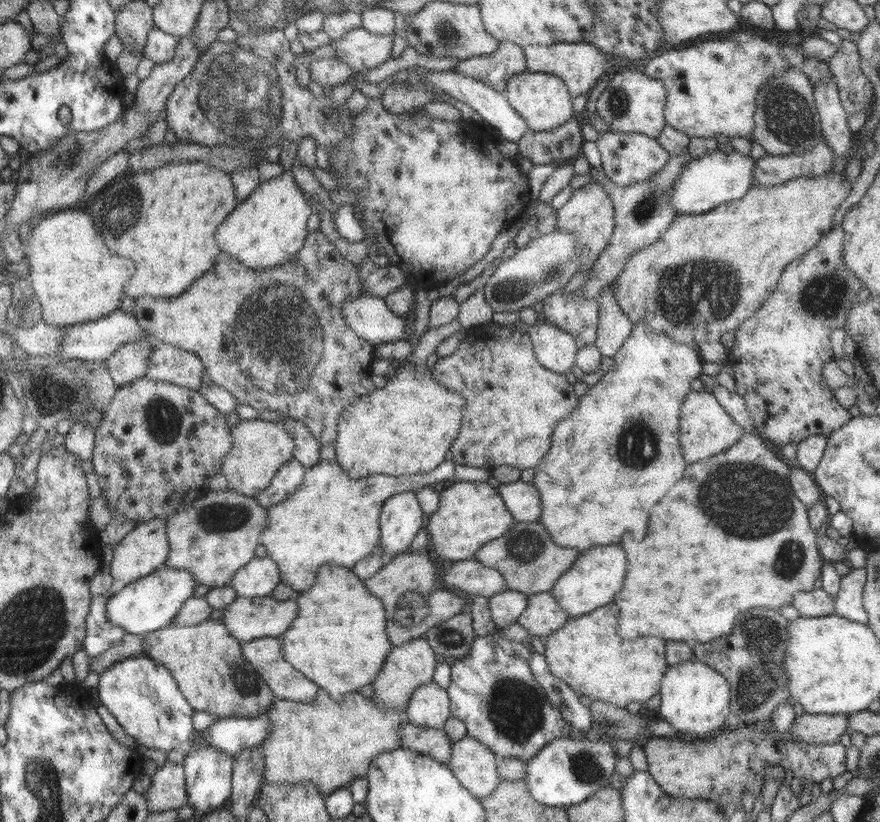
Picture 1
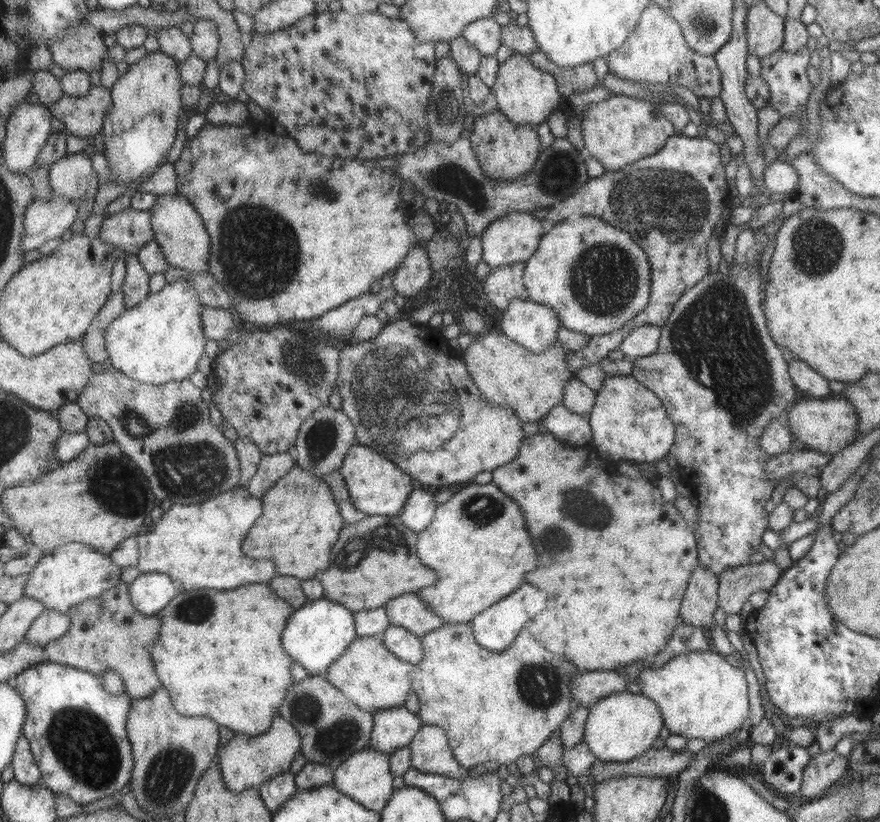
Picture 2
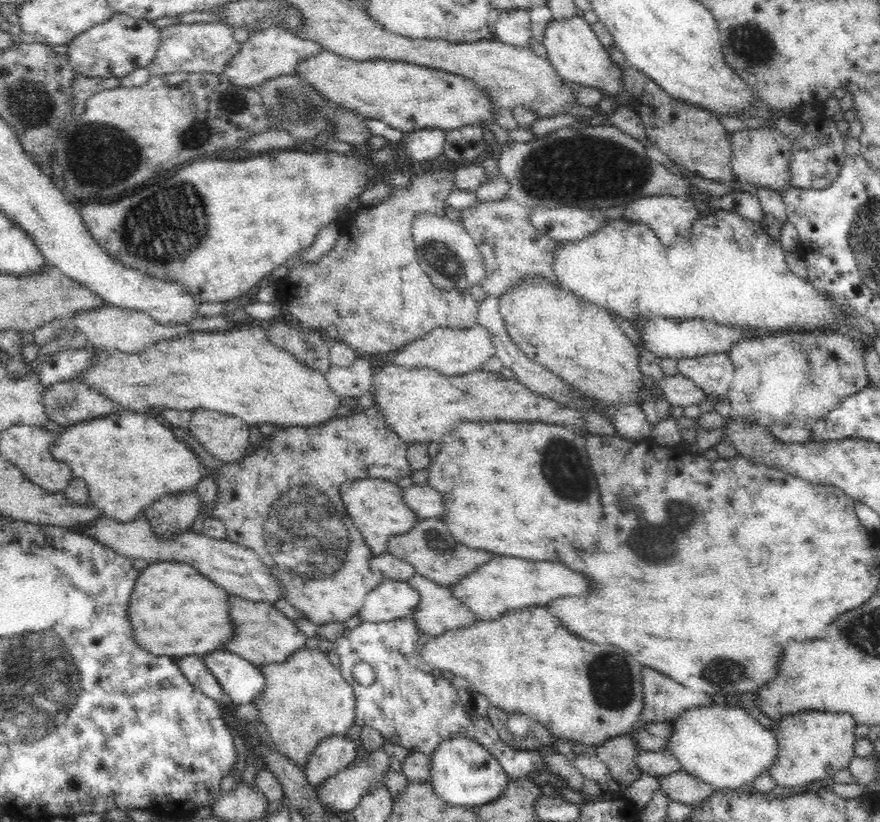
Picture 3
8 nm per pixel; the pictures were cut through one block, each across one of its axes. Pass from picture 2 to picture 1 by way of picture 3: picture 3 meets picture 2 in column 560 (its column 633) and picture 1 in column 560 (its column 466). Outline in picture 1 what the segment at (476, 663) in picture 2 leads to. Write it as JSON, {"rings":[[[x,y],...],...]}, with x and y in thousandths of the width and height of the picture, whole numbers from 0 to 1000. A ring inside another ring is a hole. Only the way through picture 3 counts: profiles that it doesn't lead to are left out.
{"rings":[[[693,734],[658,751],[648,752],[636,765],[625,770],[620,779],[620,800],[623,813],[627,820],[639,826],[648,837],[651,837],[658,847],[666,847],[673,853],[684,853],[705,861],[710,861],[717,854],[726,854],[732,858],[743,844],[748,844],[750,827],[760,813],[757,804],[757,788],[752,776],[720,776],[720,779],[707,779],[700,771],[702,762],[702,747],[705,742]]]}

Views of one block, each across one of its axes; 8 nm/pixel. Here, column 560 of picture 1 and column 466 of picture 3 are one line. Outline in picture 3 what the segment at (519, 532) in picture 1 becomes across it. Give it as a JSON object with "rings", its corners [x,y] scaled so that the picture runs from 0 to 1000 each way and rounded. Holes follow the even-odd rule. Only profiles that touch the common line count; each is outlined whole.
{"rings":[[[501,630],[478,631],[465,648],[448,652],[442,658],[441,673],[458,684],[464,684],[478,701],[507,715],[523,712],[534,697],[541,696],[548,687],[555,687],[563,678],[563,674],[557,672],[538,669],[527,661],[520,661]]]}

